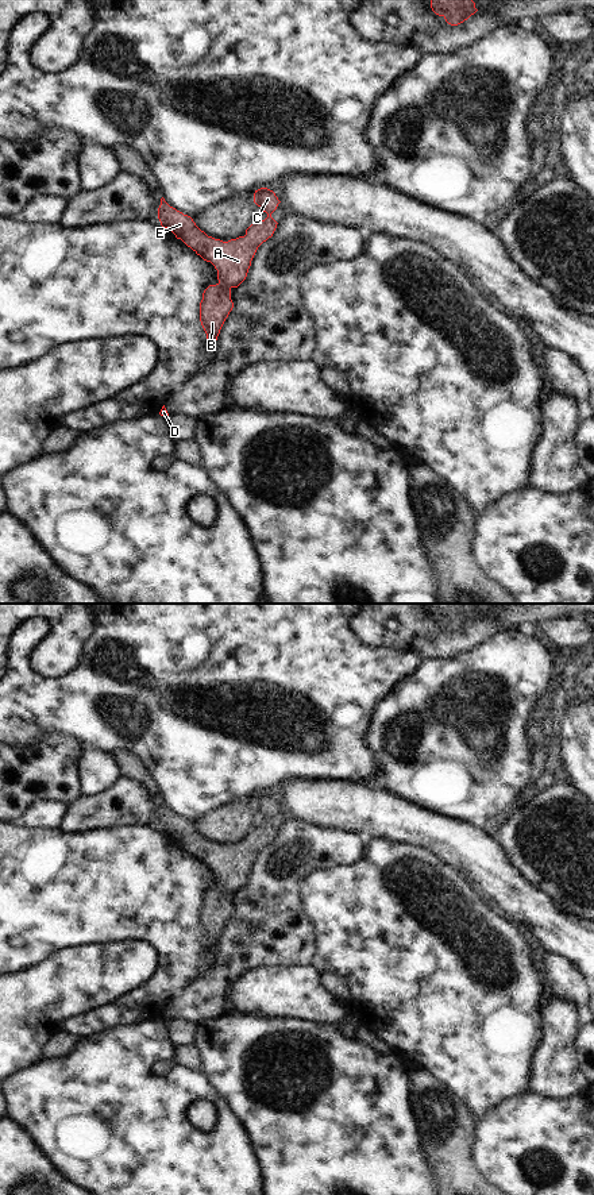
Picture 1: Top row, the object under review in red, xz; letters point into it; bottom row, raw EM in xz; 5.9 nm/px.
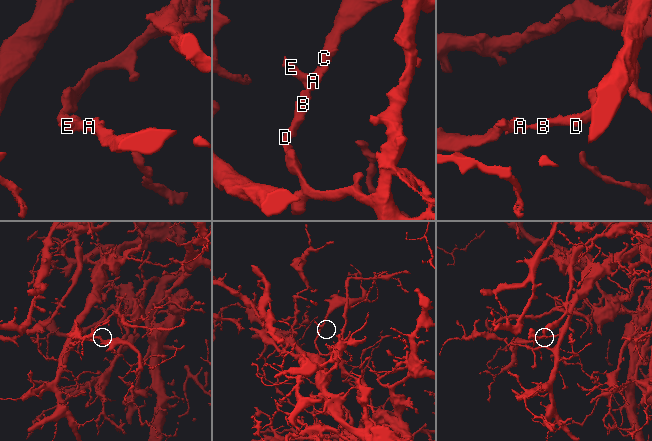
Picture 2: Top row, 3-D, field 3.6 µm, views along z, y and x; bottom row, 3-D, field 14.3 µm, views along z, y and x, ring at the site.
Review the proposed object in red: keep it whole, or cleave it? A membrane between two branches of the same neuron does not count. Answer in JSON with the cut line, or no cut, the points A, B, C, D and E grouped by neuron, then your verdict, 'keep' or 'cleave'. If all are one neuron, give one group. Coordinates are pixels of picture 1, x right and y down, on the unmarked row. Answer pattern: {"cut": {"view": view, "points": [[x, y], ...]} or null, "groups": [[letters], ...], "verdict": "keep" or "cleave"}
{"cut": null, "groups": [["A", "B", "C", "D", "E"]], "verdict": "keep"}

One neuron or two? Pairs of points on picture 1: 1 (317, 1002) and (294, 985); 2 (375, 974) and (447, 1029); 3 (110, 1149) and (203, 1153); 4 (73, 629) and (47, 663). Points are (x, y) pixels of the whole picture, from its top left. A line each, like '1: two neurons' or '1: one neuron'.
1: one neuron
2: one neuron
3: one neuron
4: one neuron

